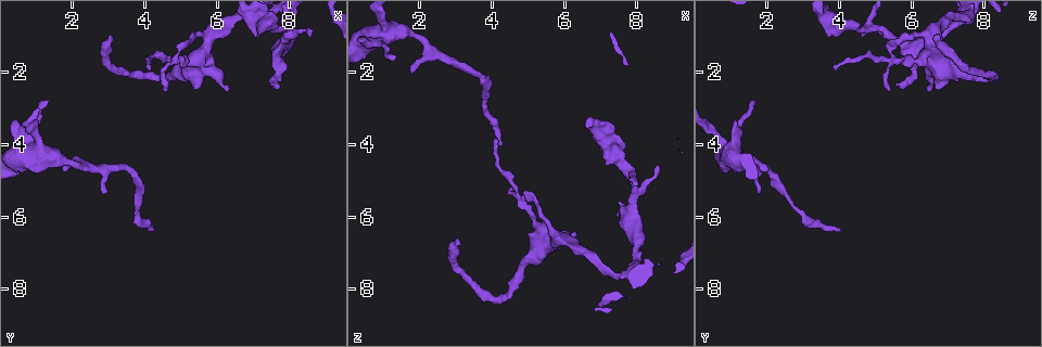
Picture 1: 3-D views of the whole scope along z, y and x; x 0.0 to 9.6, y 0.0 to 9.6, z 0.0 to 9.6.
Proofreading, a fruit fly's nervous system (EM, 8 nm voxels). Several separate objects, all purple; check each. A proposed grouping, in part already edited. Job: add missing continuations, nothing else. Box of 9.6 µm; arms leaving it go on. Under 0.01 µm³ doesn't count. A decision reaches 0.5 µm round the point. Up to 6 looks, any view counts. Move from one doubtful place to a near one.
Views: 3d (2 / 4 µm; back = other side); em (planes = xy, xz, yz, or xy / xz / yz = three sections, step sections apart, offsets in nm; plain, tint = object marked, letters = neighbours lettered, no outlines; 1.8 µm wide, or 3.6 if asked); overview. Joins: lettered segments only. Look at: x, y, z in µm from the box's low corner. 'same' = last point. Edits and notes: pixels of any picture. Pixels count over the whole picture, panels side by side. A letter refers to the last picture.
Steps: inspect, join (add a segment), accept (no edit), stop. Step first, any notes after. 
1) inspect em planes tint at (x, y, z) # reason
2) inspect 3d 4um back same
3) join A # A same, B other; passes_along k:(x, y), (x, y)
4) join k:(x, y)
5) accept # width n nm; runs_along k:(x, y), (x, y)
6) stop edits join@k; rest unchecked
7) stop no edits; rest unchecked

inspect em planes letters at (1.30, 2.80, 1.65) # tapers out

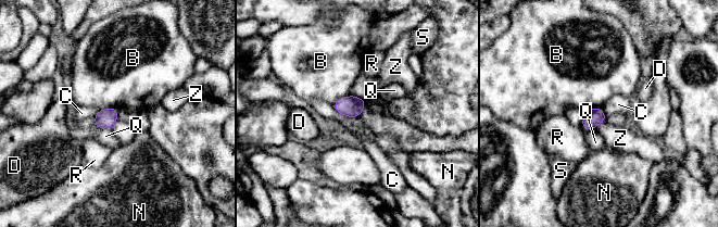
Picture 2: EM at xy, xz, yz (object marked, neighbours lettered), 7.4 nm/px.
accept # B other, C other, D other, N other, Q other, R other, S other, Z other; border 2:(331, 105), (344, 115), (358, 116); none of them fits

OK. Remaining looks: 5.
inspect 3d 4um at (1.75, 4.80, 1.95) # an open end

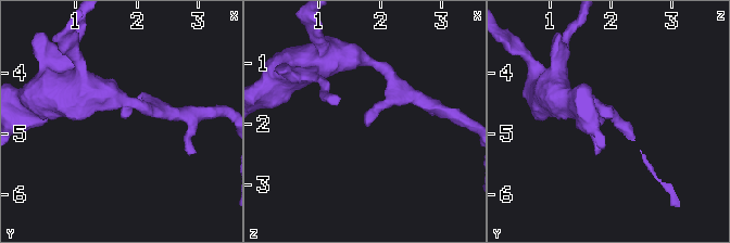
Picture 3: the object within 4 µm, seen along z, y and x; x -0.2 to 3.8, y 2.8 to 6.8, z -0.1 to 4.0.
inspect em yz step 4 letters at (1.85, 4.80, 1.90) # now the EM

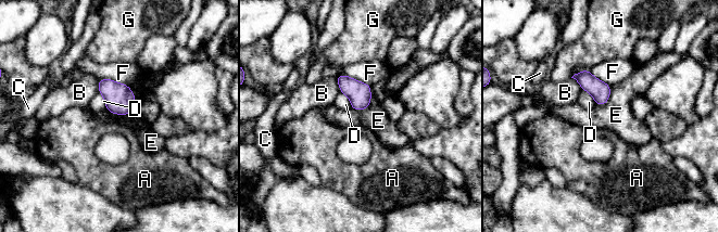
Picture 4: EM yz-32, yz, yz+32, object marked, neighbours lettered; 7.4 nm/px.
inspect em planes letters same # another direction

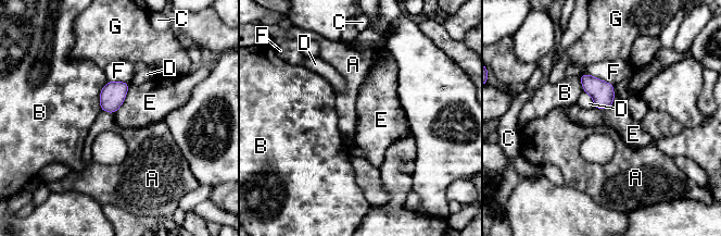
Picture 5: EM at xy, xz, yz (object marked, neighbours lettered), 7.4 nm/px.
accept # longest_contact F 260 nm; A other, B other, C other, D other, E other, F other, G other; border 5:(615, 85), (614, 102), (594, 108); none of them fits

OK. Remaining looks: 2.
inspect em yz step 16 tint at (3.05, 1.05, 6.70) # end of a long branch

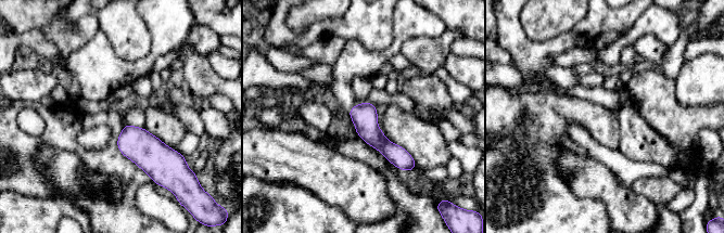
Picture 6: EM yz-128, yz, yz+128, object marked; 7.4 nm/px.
inspect em planes letters same

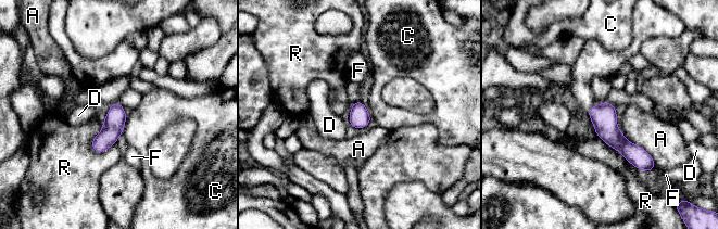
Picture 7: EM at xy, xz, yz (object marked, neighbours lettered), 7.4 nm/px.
accept # longest_contact A 380 nm; A other, C other, D other, F other, R other; none of them fits

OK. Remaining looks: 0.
stop no edits; rest unchecked

